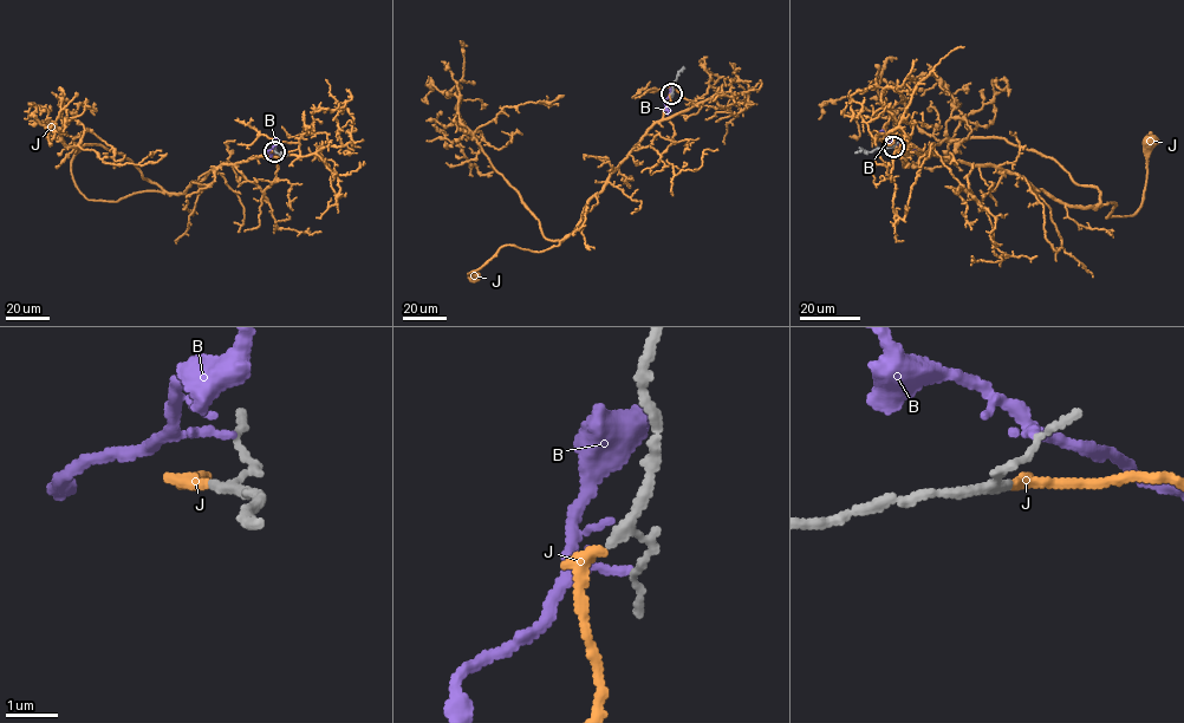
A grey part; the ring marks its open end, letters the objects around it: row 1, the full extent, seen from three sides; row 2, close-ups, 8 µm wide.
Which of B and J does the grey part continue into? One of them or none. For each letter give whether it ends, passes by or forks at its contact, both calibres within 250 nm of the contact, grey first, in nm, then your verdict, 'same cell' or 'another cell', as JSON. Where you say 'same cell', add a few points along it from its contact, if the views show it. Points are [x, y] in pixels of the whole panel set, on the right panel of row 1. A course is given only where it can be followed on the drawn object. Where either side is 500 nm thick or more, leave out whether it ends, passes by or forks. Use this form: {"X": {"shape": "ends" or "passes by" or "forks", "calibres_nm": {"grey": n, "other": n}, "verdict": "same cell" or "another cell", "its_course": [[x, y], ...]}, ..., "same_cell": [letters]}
{"B": {"shape": "ends", "calibres_nm": {"grey": 150, "other": 140}, "verdict": "another cell"}, "J": {"shape": "ends", "calibres_nm": {"grey": 140, "other": 240}, "verdict": "same cell", "its_course": [[893, 147], [996, 165], [1069, 204], [1116, 204], [1107, 217], [1132, 216], [1142, 203], [1150, 138]]}, "same_cell": ["J"]}

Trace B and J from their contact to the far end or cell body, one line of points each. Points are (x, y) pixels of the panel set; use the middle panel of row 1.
B: (671, 96), (664, 99), (668, 115)
J: (670, 95), (662, 119), (611, 174), (576, 228), (558, 246), (540, 252), (505, 245), (468, 274), (474, 275)

